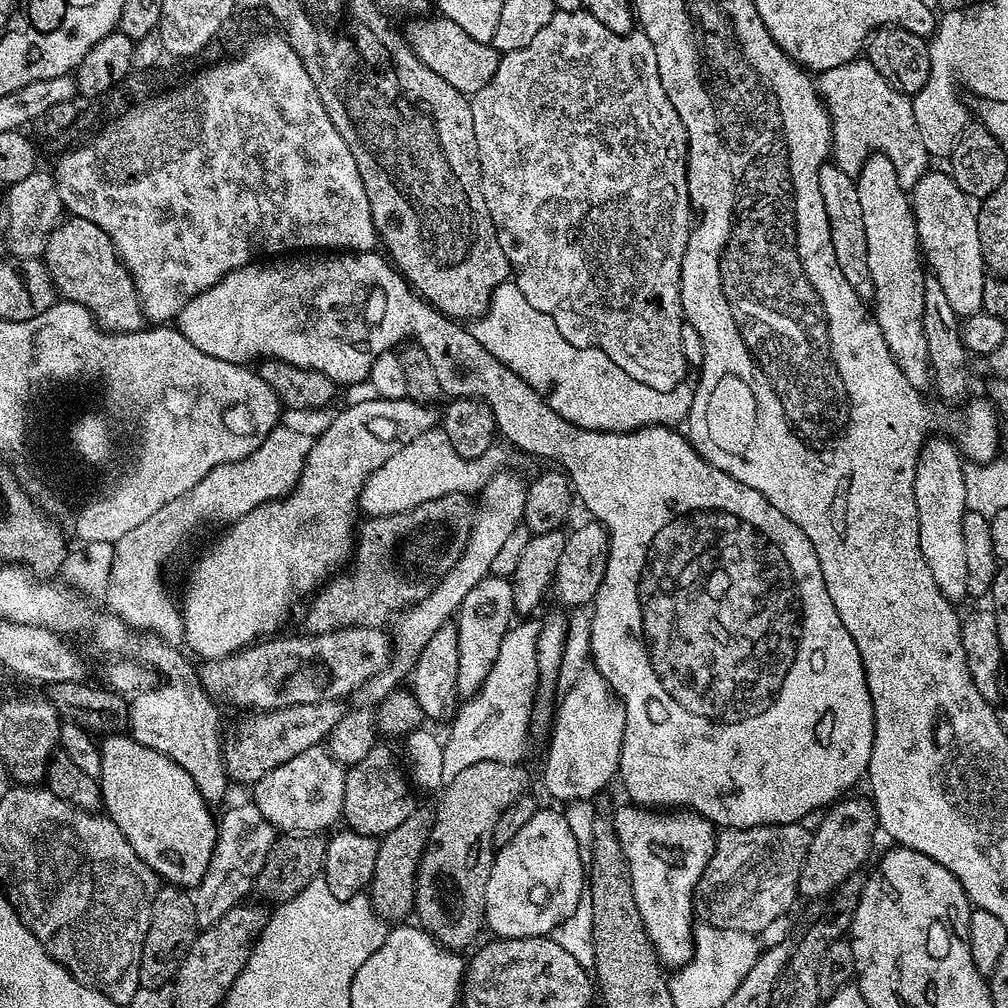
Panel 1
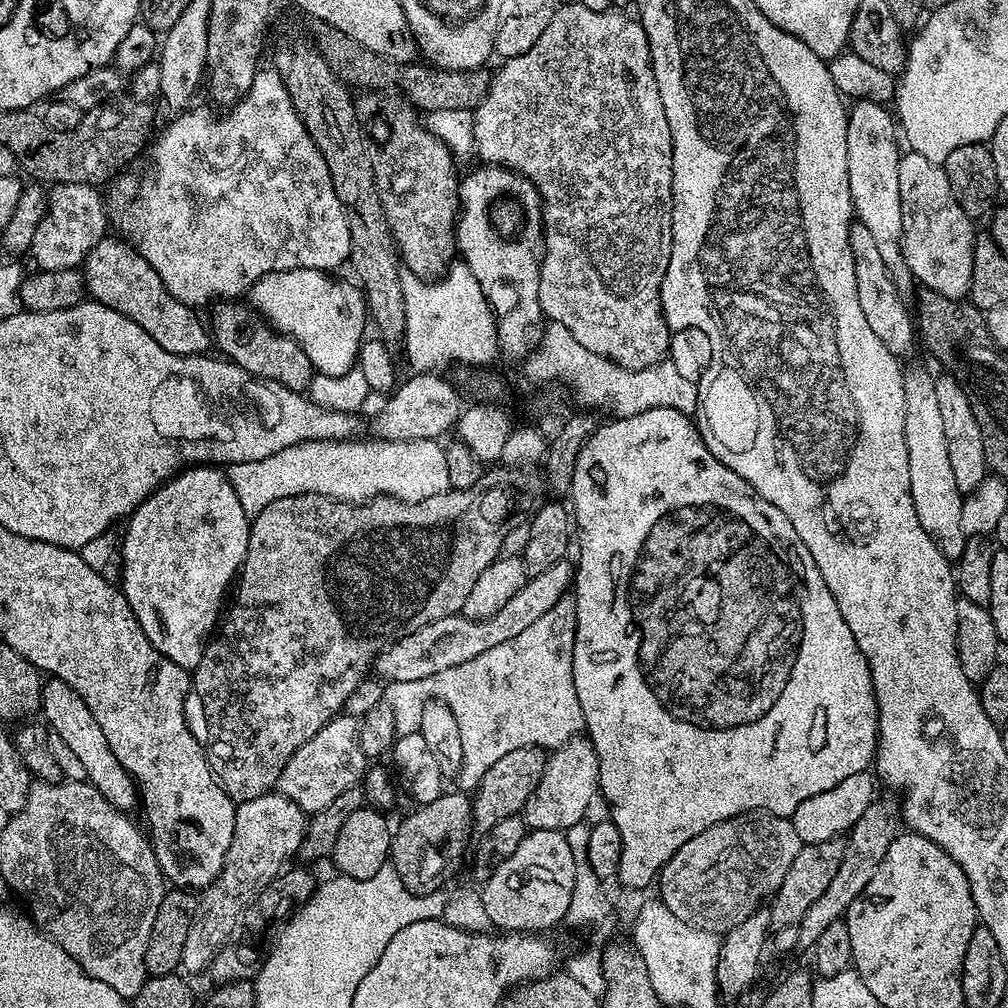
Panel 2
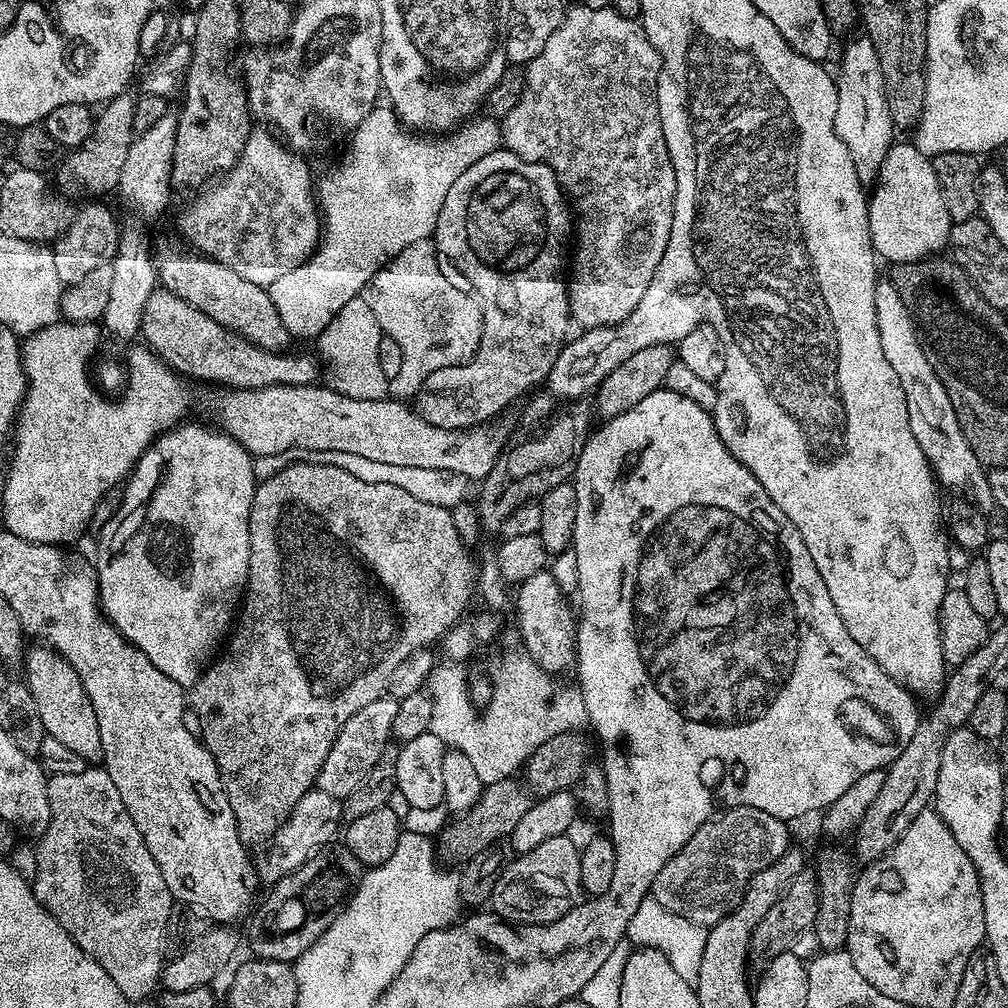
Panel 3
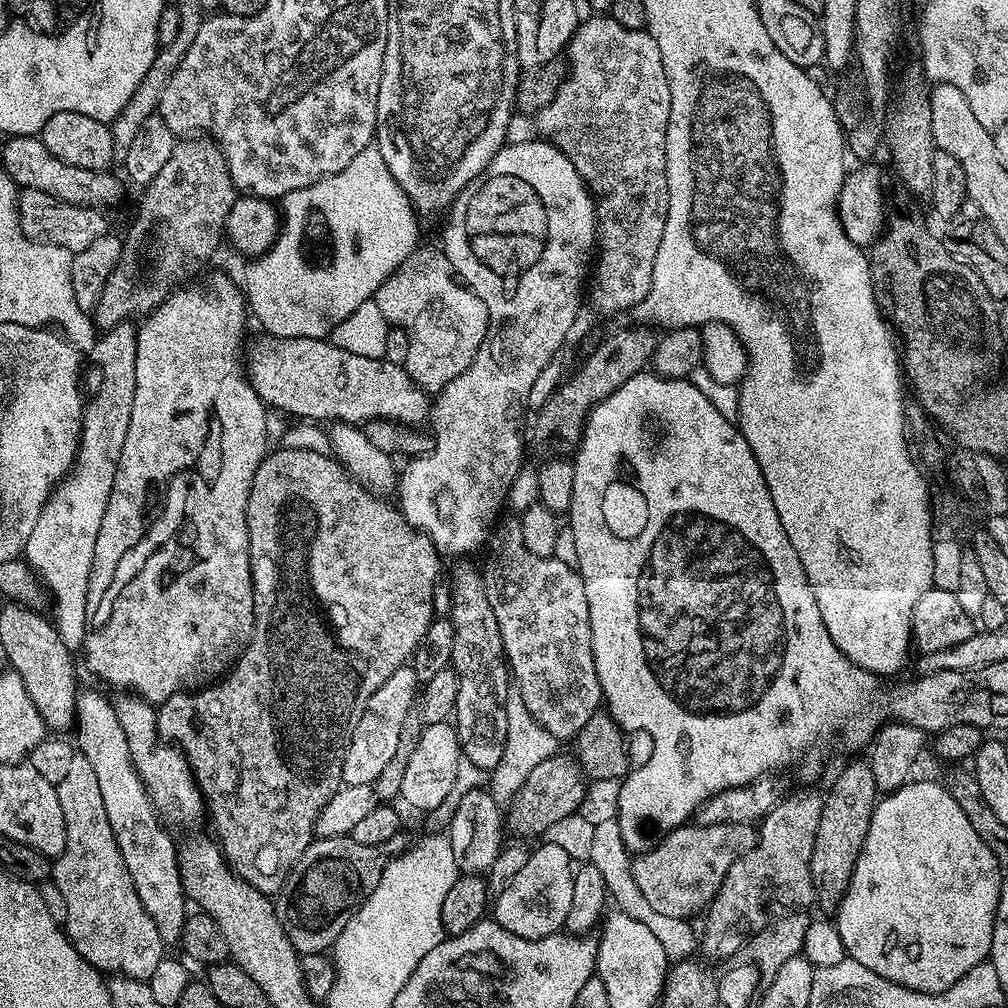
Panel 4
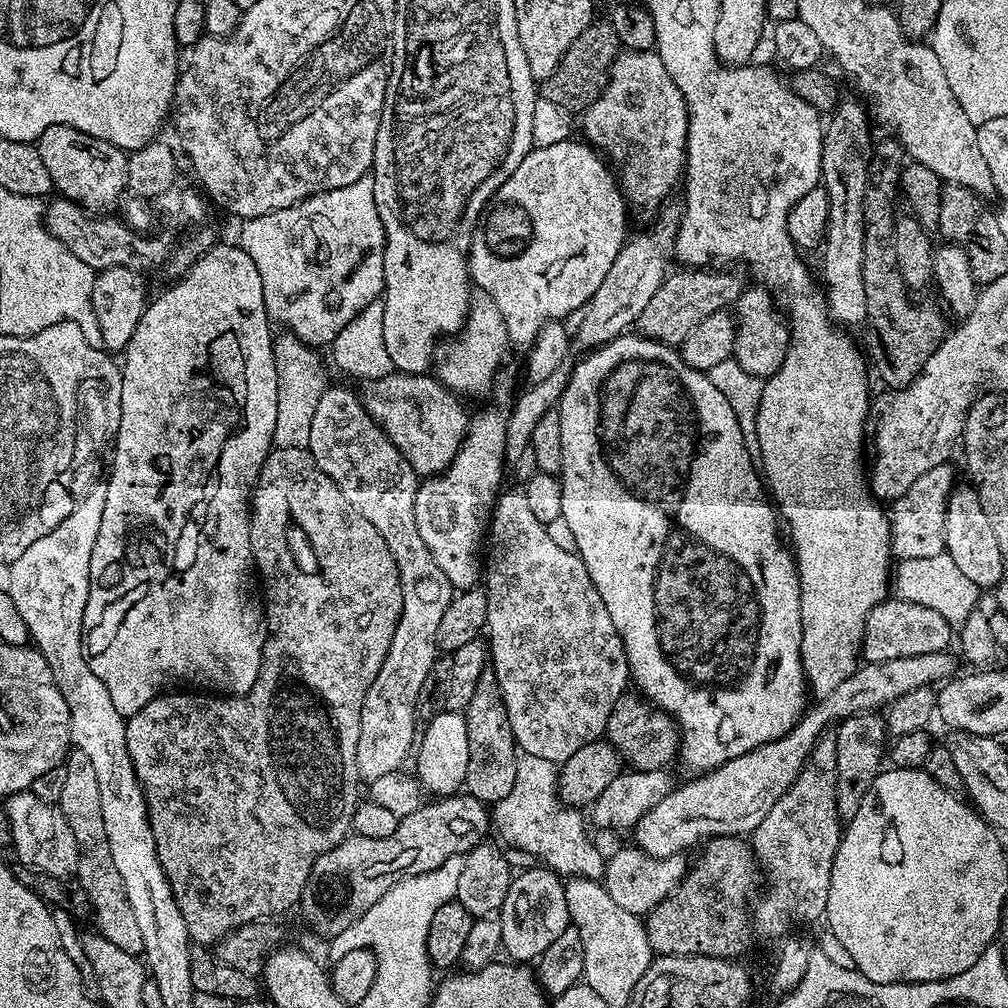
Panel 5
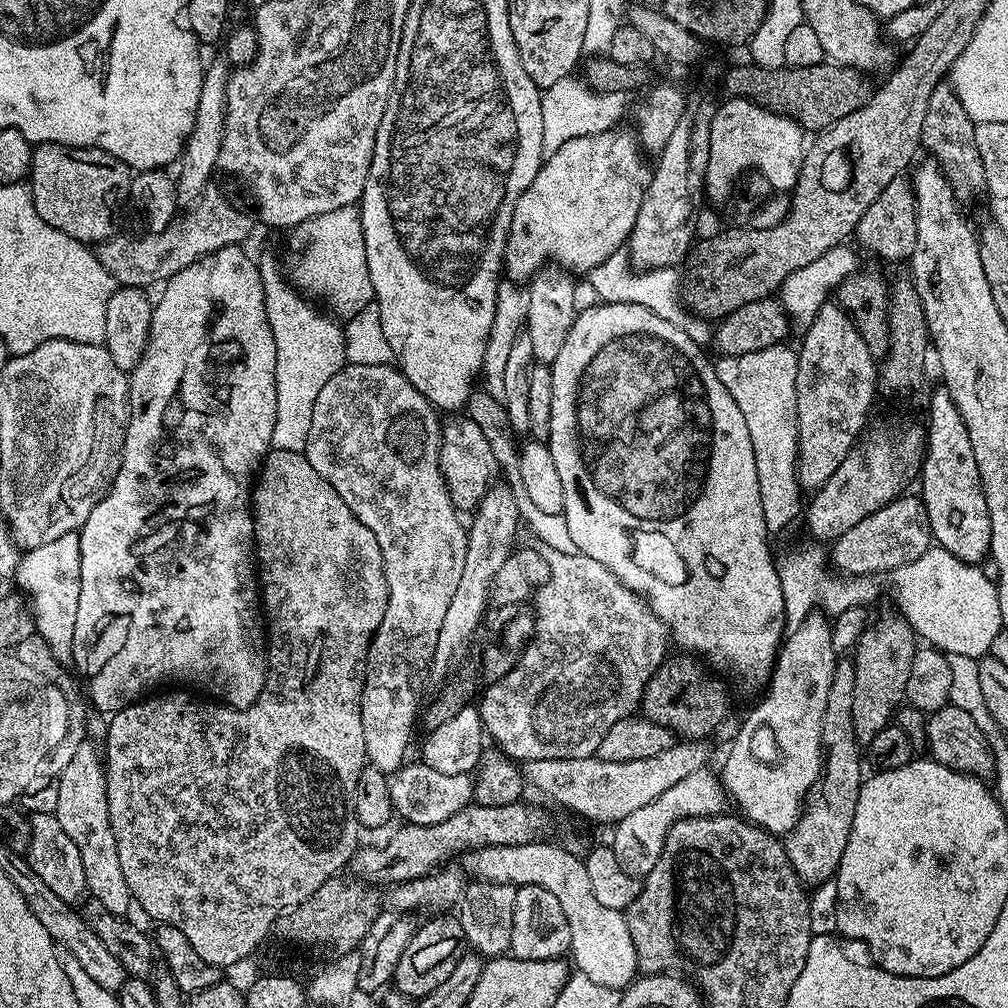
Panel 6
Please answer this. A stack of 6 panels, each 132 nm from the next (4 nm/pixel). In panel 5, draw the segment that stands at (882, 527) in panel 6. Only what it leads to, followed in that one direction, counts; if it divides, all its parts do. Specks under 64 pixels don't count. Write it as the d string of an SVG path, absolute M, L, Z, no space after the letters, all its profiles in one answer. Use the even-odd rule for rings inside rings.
M947 463L934 466L934 470L926 470L926 474L922 474L922 478L918 478L918 482L914 482L914 486L910 486L910 490L906 490L904 496L891 501L892 554L897 561L929 558L934 555L942 555L946 552L944 546L944 519L946 518L946 510L948 509L948 497L954 491L952 479L956 476L956 472L952 467L951 463Z

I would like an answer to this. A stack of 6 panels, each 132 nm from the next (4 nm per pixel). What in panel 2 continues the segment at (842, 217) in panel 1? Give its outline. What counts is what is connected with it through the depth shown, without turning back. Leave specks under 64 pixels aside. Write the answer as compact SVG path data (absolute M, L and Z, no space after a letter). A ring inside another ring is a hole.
M853 223L850 230L850 250L854 254L854 278L858 282L858 303L862 306L862 314L870 330L882 341L882 346L890 350L898 358L912 348L912 343L917 343L918 332L914 327L913 315L904 309L905 297L894 286L891 274L886 270L886 262L882 262L882 253L878 251L878 242L866 230L866 226Z

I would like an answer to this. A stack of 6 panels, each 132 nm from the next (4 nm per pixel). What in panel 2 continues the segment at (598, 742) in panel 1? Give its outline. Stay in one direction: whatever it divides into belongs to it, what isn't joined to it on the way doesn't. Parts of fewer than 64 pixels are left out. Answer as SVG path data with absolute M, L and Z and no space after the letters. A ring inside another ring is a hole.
M578 735L548 756L548 765L544 767L542 778L522 813L524 823L529 829L566 832L570 826L581 823L587 817L585 814L593 798L597 797L599 786L598 754L591 740Z

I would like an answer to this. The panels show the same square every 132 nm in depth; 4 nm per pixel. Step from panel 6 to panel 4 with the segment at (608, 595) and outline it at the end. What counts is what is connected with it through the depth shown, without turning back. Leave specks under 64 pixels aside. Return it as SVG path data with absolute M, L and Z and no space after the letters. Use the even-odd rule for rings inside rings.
M501 519L488 538L488 557L482 565L486 597L498 620L514 691L522 696L527 710L541 727L559 742L571 741L602 708L598 670L594 670L590 642L590 610L586 606L586 590L579 571L573 565L557 560L555 556L538 558L538 554L530 554L530 550L526 550L526 542L522 542L519 519L510 519Z

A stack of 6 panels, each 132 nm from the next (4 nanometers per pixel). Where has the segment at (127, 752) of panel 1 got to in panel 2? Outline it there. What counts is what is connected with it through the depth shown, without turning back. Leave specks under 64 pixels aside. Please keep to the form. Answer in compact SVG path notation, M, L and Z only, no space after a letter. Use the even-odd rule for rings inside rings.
M55 678L43 681L41 690L42 715L44 714L47 727L54 734L58 734L70 746L72 753L83 763L88 775L87 783L96 787L114 807L121 810L132 810L138 804L138 785L124 767L114 758L114 750L110 750L110 742L106 742L106 734L102 734L102 726L94 722L94 714L82 702L80 695L66 682Z

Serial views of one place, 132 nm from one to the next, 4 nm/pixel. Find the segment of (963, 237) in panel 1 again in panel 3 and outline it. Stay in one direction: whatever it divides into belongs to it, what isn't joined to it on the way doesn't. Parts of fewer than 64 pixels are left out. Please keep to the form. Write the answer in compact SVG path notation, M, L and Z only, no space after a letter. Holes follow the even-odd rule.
M893 143L892 147L888 149L886 158L880 167L880 172L876 175L874 187L871 189L870 195L868 196L868 229L870 230L870 238L872 239L872 248L875 250L877 257L879 257L881 261L889 260L889 265L892 266L898 264L909 264L915 260L926 260L935 257L937 254L943 253L940 252L943 250L943 248L945 251L945 249L949 247L948 239L952 233L953 223L954 221L950 218L950 210L946 210L946 201L942 199L942 190L938 186L938 174L934 174L934 166L932 165L932 160L926 154L919 152L915 143Z

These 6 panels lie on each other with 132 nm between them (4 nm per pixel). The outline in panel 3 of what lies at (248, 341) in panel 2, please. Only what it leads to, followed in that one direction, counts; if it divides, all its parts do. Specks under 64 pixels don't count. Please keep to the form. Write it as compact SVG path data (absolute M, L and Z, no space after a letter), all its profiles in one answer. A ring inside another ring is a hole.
M173 236L162 237L160 244L158 240L154 259L159 287L178 294L182 302L190 302L194 310L202 310L202 314L214 318L218 326L226 326L267 352L283 352L289 347L288 331L282 326L282 318L278 318L278 310L274 310L274 302L270 302L267 288L246 282L242 274L234 274L228 266L189 250L183 243L176 244L177 237Z

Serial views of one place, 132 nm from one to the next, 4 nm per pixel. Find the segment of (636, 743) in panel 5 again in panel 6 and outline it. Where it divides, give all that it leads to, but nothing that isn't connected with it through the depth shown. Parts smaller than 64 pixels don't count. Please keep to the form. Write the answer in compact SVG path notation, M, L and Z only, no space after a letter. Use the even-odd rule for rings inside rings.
M688 654L674 656L661 664L650 678L642 701L642 715L646 720L658 722L658 726L666 726L685 741L704 740L727 718L728 692L720 681L723 679L709 671L699 659Z

